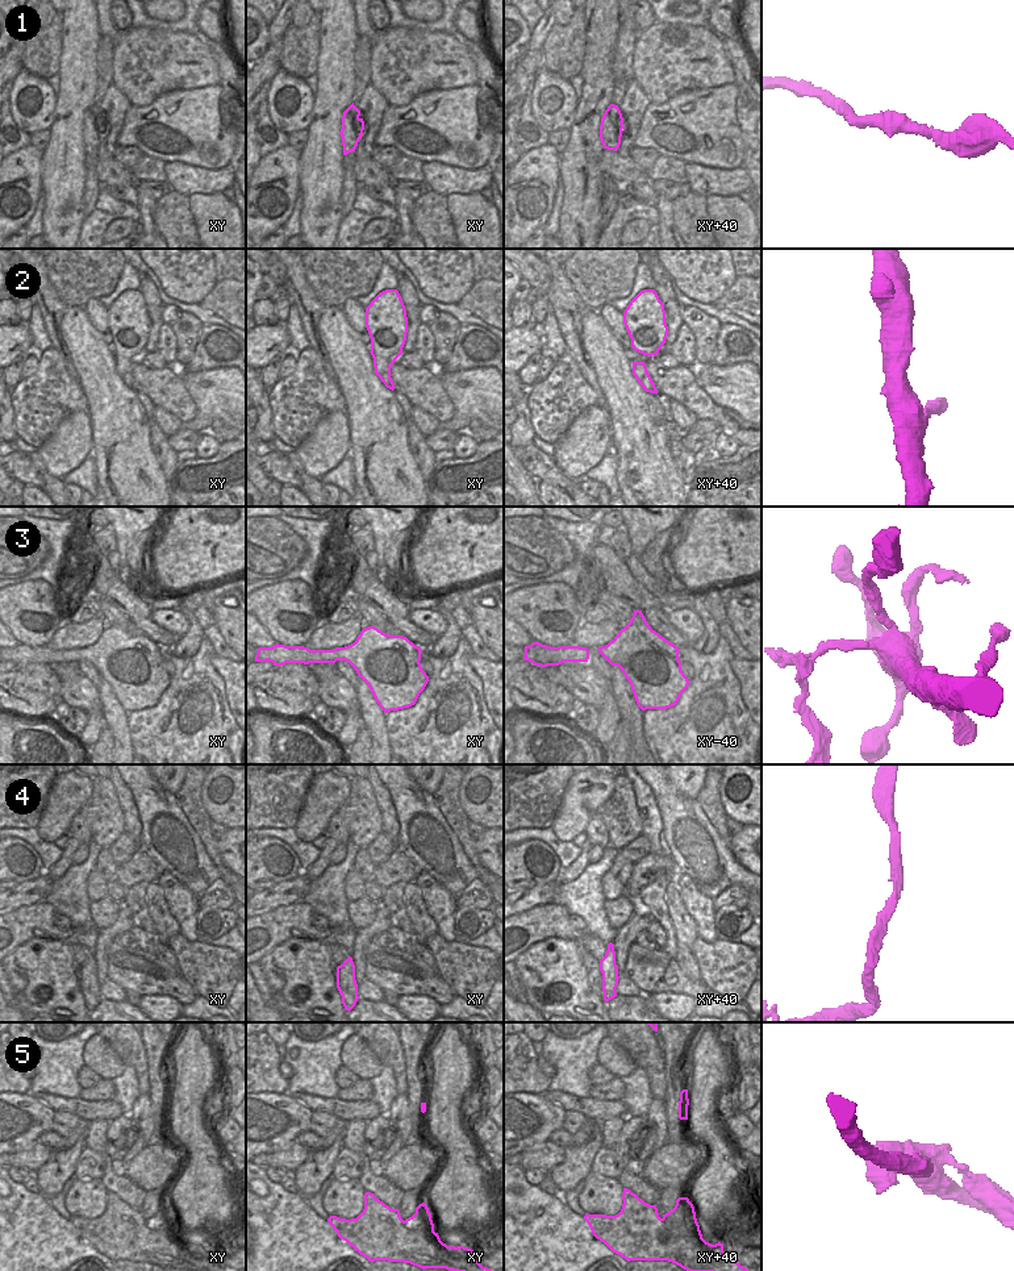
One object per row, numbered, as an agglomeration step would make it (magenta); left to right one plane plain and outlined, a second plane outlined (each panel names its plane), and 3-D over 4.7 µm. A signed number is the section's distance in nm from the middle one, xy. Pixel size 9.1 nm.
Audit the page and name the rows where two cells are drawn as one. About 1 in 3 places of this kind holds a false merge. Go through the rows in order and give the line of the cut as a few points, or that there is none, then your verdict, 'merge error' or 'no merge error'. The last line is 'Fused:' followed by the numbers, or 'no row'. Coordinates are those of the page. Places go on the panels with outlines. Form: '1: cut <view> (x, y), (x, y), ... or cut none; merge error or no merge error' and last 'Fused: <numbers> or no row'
1: cut none; no merge error
2: cut none; no merge error
3: cut xy (325, 650), (330, 651), (337, 659); merge error
4: cut none; no merge error
5: cut xy+40 (660, 1219), (672, 1234), (692, 1236), (700, 1244), (705, 1242); merge error
Fused: 3, 5

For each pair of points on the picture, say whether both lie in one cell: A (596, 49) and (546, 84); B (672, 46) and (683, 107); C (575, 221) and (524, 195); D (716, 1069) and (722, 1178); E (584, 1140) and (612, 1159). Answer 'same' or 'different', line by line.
A: different
B: different
C: different
D: same
E: different

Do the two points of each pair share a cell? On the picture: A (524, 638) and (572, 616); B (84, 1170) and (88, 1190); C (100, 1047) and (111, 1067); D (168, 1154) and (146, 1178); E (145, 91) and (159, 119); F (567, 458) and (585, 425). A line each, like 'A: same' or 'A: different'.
A: different
B: different
C: same
D: same
E: different
F: same

